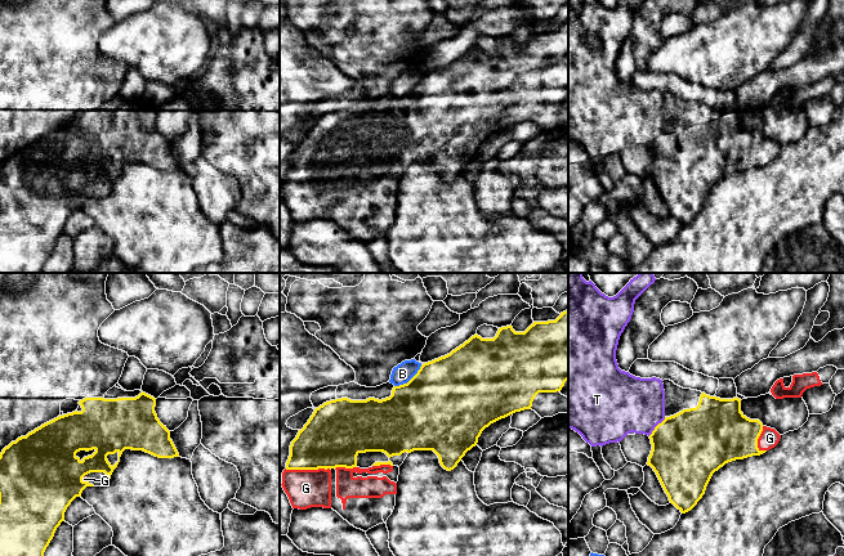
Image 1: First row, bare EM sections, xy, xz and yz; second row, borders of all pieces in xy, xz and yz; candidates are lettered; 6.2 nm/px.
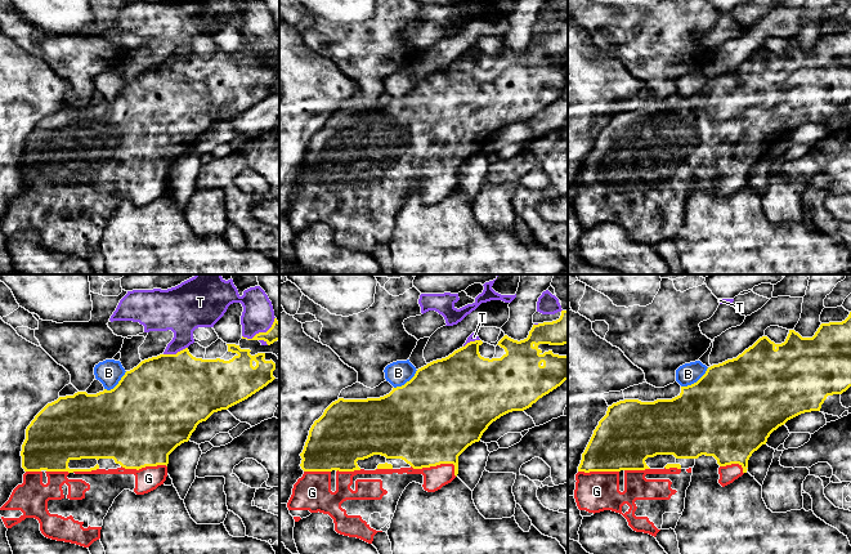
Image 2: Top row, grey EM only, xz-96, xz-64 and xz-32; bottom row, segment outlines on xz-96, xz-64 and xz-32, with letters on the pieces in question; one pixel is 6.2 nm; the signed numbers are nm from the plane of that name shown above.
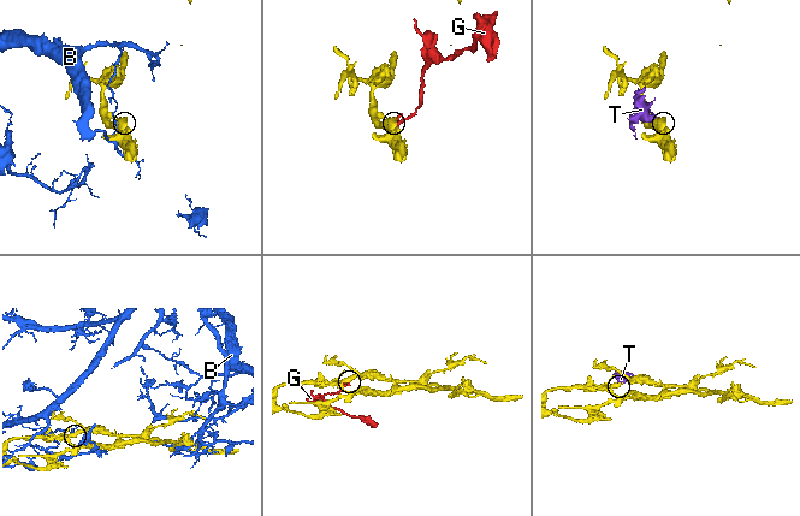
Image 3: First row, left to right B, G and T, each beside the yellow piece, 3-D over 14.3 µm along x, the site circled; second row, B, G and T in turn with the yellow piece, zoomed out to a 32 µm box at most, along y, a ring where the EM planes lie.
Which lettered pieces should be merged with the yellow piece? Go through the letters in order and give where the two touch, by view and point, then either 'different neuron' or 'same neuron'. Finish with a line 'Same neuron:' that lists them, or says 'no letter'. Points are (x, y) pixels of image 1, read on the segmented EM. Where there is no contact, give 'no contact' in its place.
B: contact xz (410, 380); different neuron
G: contact xz (308, 469); same neuron
T: contact yz (656, 426); different neuron
Same neuron: G

